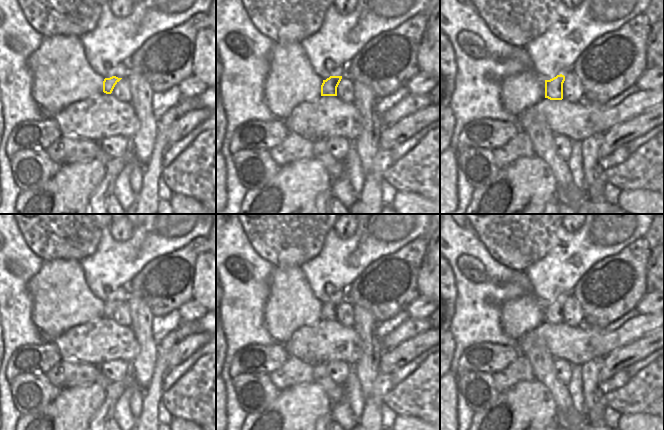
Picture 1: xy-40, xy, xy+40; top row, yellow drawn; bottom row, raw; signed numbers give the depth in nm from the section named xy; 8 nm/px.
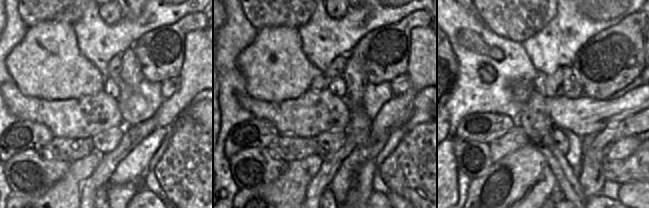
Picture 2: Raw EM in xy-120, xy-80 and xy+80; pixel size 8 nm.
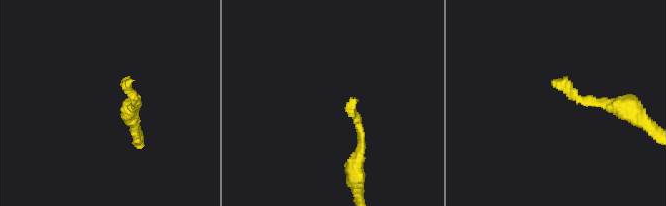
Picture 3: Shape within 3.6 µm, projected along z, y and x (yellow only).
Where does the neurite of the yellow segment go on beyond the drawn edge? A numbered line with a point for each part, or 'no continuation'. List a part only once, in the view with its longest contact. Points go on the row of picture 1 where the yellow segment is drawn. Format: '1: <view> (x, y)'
1: xy-40 (120, 70)

